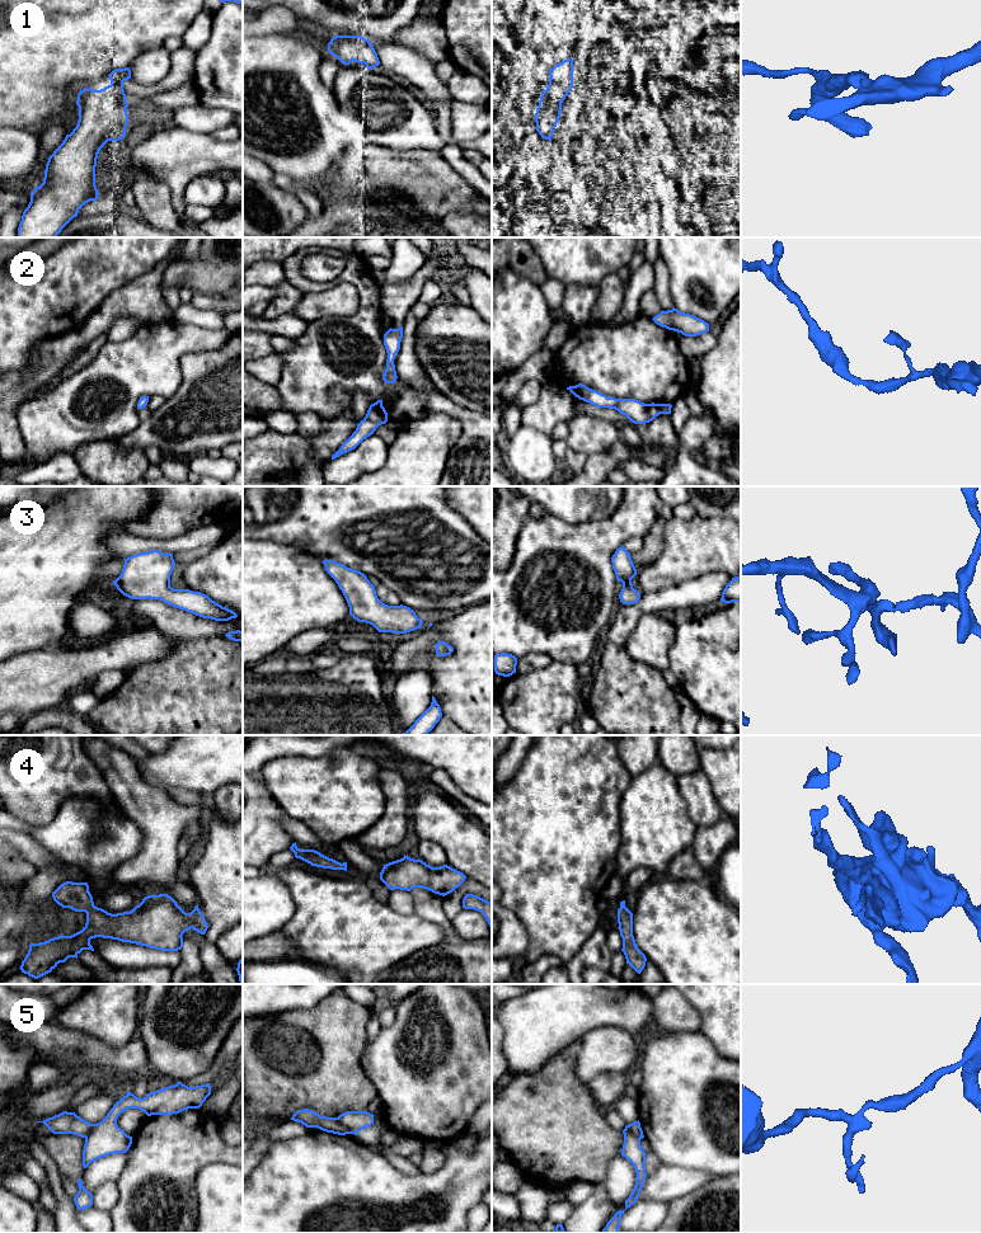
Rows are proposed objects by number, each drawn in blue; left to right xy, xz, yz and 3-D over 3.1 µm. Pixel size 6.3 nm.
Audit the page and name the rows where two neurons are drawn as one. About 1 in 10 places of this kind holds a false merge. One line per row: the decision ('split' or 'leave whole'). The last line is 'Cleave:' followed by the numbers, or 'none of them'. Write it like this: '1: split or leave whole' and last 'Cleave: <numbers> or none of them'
1: leave whole
2: leave whole
3: leave whole
4: leave whole
5: split
Cleave: 5

